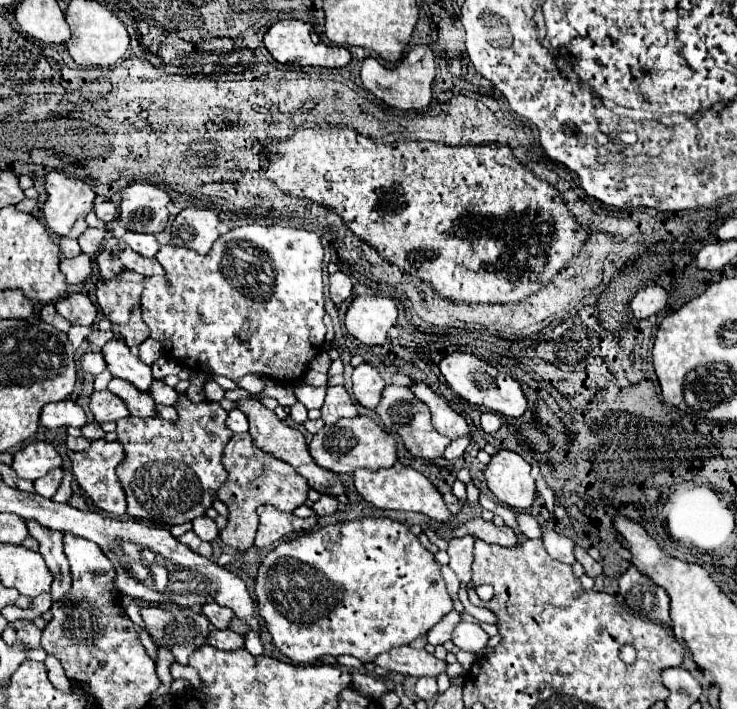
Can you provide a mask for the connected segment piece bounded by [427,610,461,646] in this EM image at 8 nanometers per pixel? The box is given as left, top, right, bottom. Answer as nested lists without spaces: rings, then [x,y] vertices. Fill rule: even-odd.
[[[455,610],[449,612],[449,614],[441,620],[441,624],[437,624],[437,626],[431,628],[431,632],[429,632],[429,636],[427,636],[427,642],[433,644],[433,646],[445,644],[447,640],[451,640],[451,632],[453,632],[453,628],[455,628],[459,622],[461,622],[459,612],[455,612]]]

